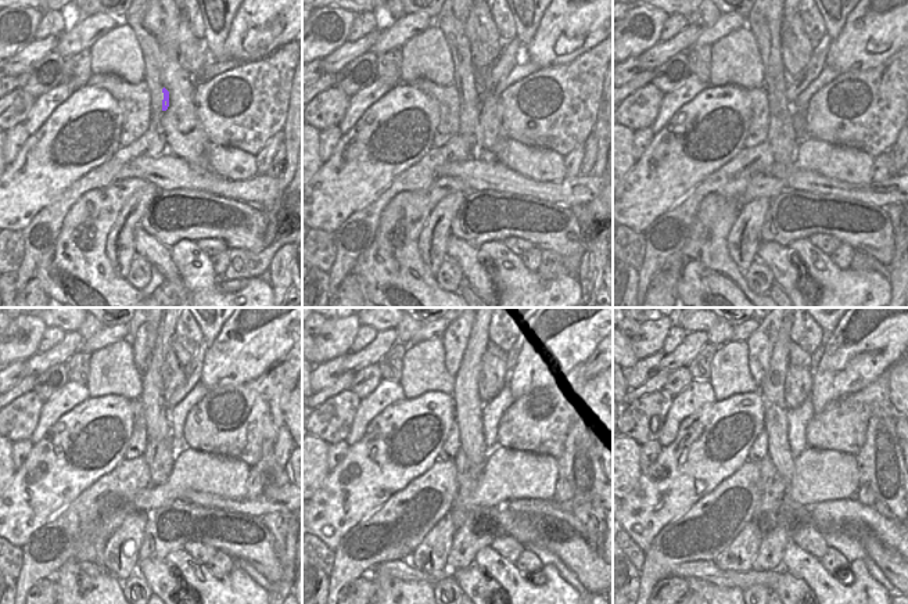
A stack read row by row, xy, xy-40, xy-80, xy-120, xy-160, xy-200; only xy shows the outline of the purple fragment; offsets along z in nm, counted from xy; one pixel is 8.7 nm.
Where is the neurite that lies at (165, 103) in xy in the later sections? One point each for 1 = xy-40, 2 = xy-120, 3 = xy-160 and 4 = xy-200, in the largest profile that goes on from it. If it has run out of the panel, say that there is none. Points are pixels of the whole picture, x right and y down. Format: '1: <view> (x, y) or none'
1: xy-40 (512, 51)
2: xy-120 (193, 374)
3: xy-160 (512, 358)
4: xy-200 (826, 335)

